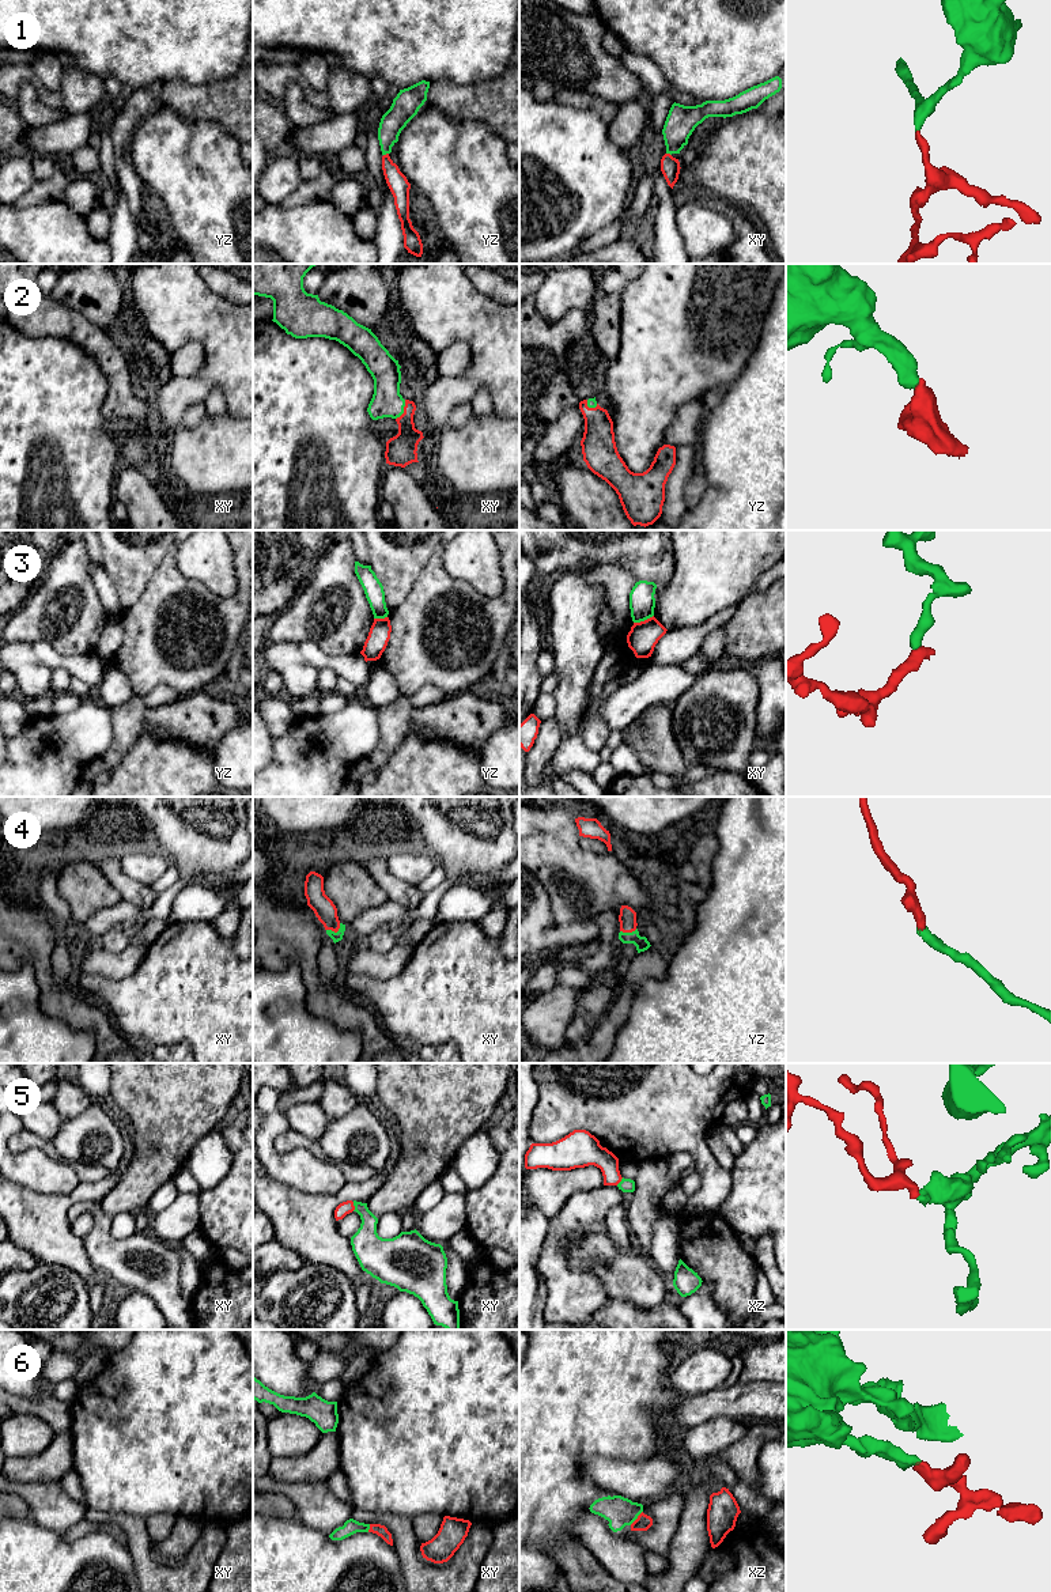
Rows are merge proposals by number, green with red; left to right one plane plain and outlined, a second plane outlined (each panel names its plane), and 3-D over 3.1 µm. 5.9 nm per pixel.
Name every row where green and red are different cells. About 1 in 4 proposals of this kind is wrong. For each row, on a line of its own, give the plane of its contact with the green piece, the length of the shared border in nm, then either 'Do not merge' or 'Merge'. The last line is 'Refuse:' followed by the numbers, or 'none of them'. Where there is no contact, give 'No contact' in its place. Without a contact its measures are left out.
1: Touches green in yz. Shared border 40 nm. Merge
2: Touches green in xy. Shared border 130 nm. Merge
3: Touches green in xy. Shared border 130 nm. Do not merge
4: Touches green in xy. Shared border 100 nm. Merge
5: Touches green in xy. Shared border 60 nm. Merge
6: Touches green in xz. Shared border 120 nm. Merge
Refuse: 3

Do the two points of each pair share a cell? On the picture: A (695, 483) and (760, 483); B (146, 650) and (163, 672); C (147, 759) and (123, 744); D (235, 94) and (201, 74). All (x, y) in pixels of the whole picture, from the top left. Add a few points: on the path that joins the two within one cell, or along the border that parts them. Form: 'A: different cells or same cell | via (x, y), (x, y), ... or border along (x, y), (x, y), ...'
A: different cells | border along (700, 465), (704, 473), (704, 492), (688, 509)
B: same cell | via (151, 655), (162, 666)
C: different cells | border along (142, 733), (110, 771)
D: different cells | border along (238, 68), (215, 82), (184, 80)

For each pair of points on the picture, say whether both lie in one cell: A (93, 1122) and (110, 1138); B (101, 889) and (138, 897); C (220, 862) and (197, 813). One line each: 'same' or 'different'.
A: same
B: different
C: same

